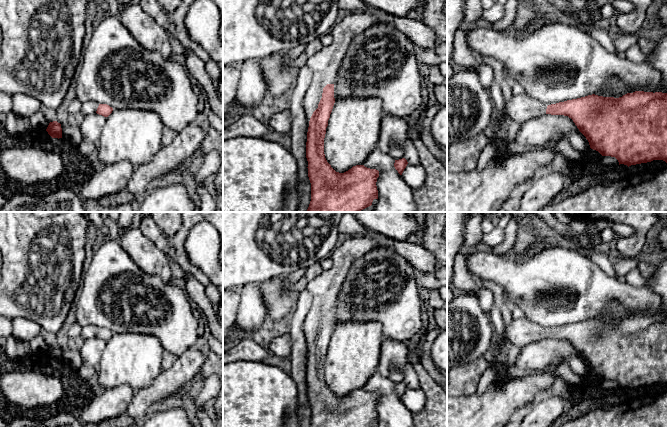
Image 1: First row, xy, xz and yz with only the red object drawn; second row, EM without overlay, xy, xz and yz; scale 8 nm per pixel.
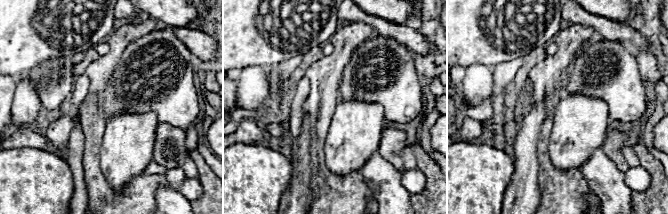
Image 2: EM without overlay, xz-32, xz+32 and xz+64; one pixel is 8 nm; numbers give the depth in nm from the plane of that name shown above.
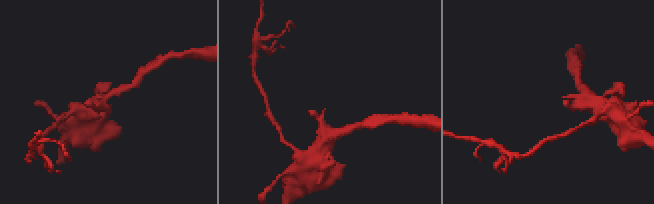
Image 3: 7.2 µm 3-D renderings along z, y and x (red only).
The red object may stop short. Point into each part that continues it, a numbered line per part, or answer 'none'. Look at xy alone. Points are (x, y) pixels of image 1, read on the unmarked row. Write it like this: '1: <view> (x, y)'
1: xy (88, 331)

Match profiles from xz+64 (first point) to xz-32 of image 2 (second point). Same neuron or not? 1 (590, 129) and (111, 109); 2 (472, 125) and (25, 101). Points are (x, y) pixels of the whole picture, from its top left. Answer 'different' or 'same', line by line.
1: different
2: different

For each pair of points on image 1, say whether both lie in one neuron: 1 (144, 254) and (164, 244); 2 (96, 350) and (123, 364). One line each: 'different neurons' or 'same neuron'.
1: different neurons
2: different neurons

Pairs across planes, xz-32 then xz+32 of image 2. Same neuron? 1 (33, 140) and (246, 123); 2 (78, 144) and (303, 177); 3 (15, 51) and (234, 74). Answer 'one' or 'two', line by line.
1: one
2: two
3: two

